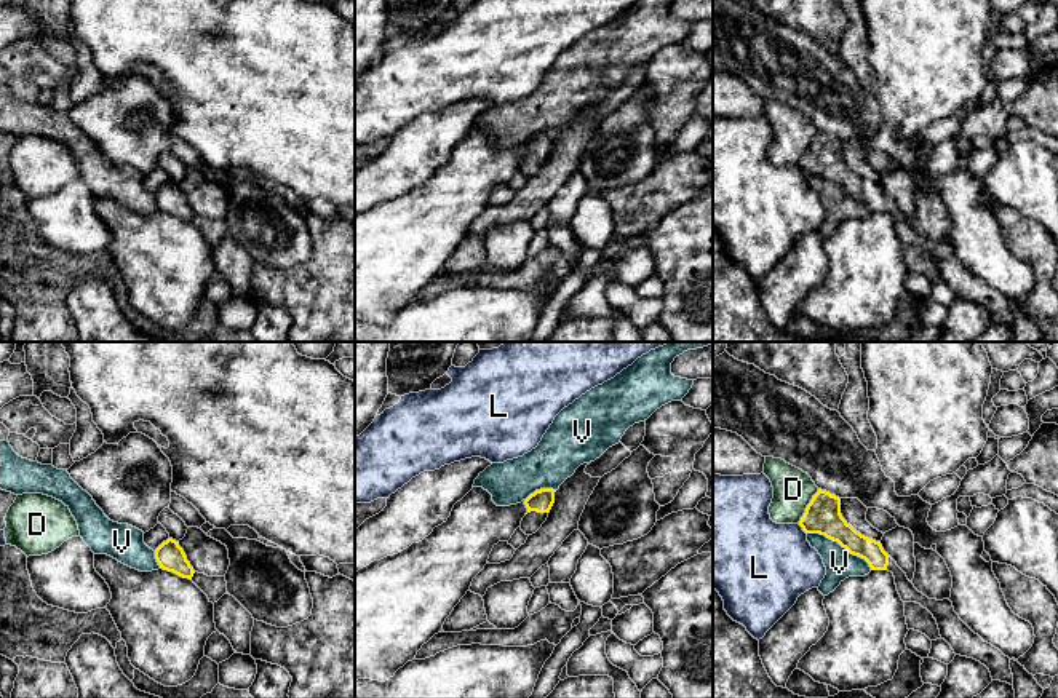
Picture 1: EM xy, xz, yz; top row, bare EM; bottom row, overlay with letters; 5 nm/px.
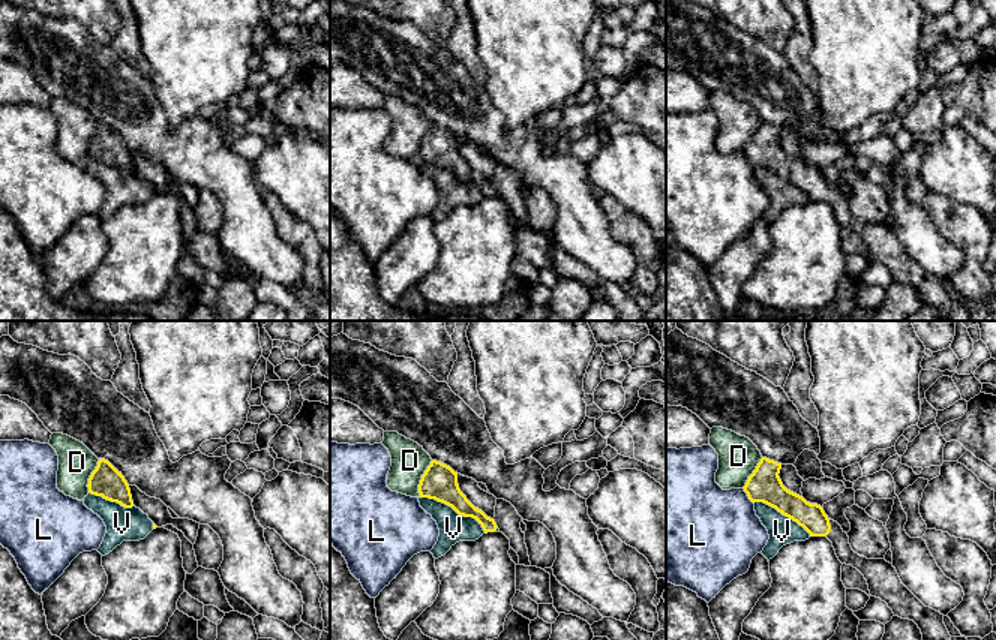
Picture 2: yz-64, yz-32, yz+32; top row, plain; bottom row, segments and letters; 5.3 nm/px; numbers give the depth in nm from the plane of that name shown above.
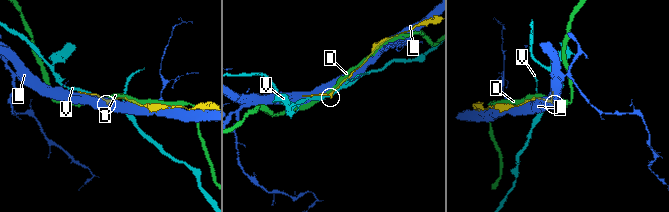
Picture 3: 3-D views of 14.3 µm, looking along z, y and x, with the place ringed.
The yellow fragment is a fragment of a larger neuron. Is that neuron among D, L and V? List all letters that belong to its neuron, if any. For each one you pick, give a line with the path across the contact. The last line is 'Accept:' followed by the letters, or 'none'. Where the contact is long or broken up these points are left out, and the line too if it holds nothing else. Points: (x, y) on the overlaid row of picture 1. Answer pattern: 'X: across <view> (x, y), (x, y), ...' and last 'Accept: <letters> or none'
Accept: none

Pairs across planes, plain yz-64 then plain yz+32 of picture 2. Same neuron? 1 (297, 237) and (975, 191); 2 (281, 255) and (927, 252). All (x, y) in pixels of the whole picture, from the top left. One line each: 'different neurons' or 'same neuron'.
1: different neurons
2: same neuron

